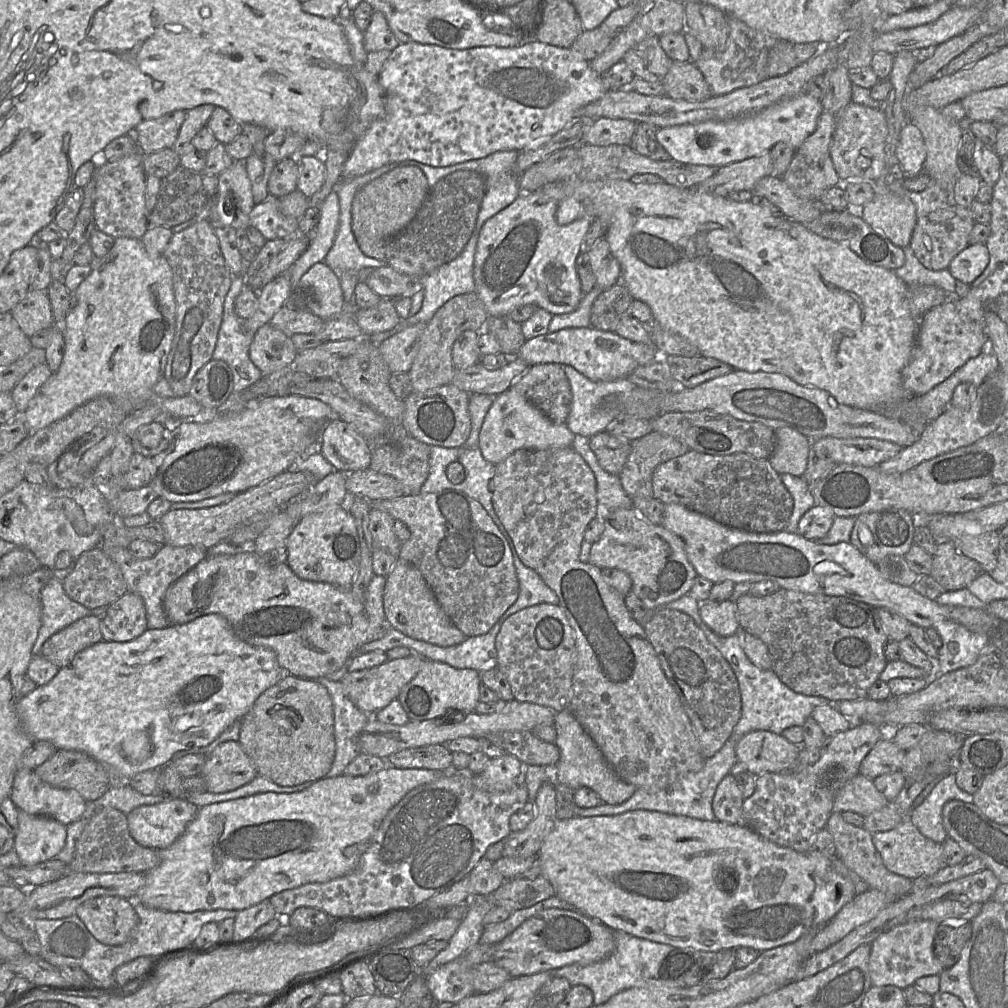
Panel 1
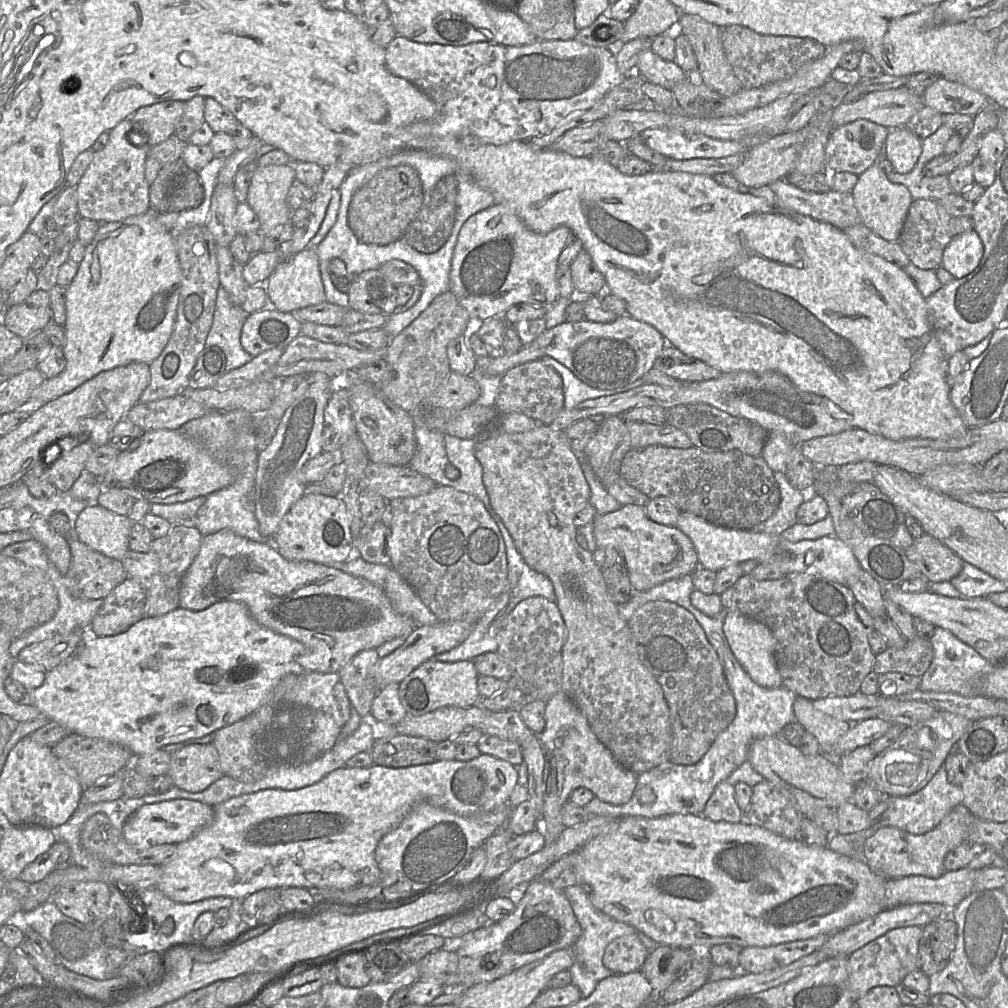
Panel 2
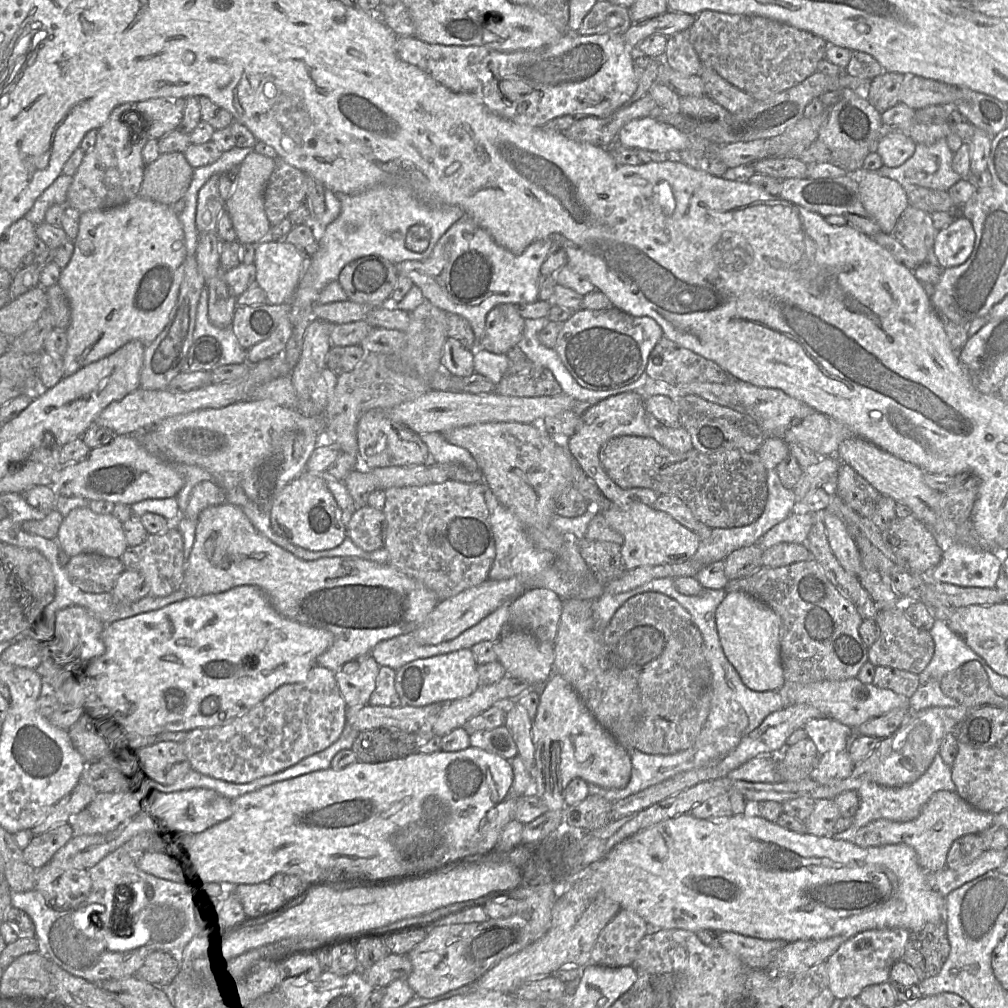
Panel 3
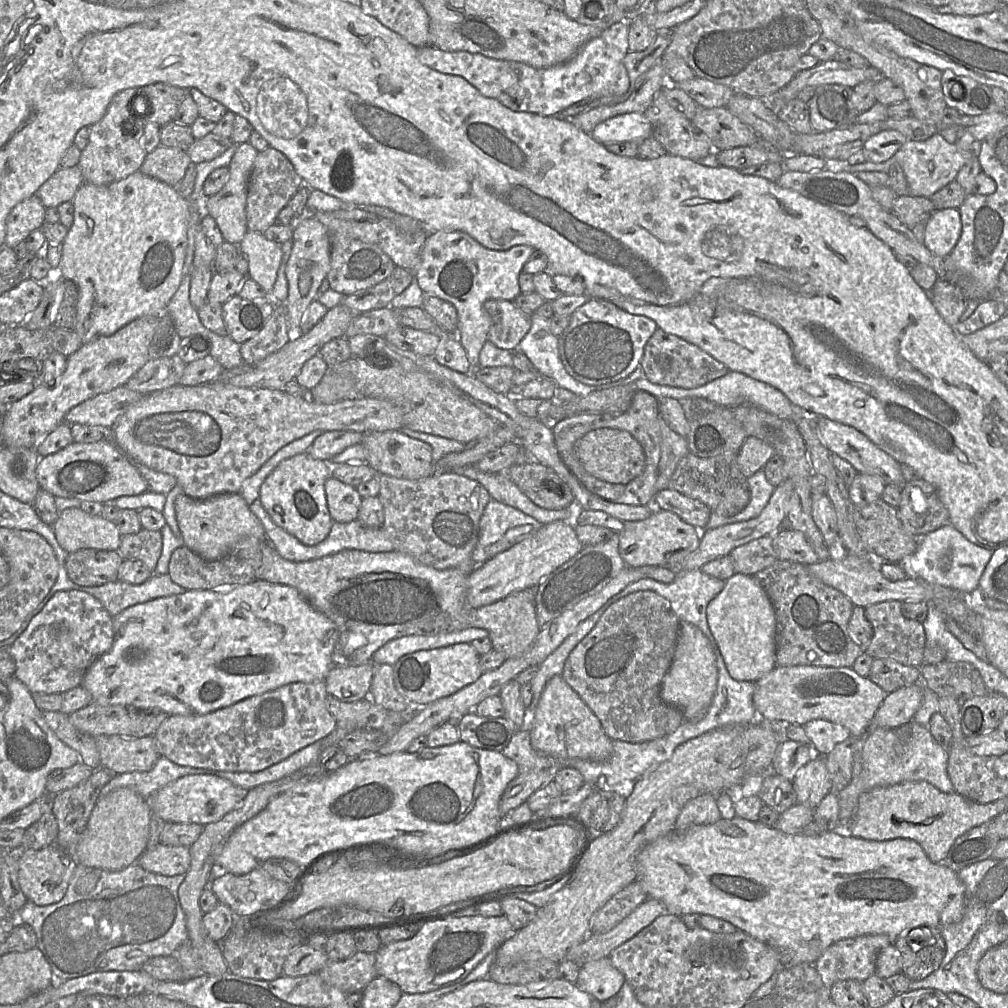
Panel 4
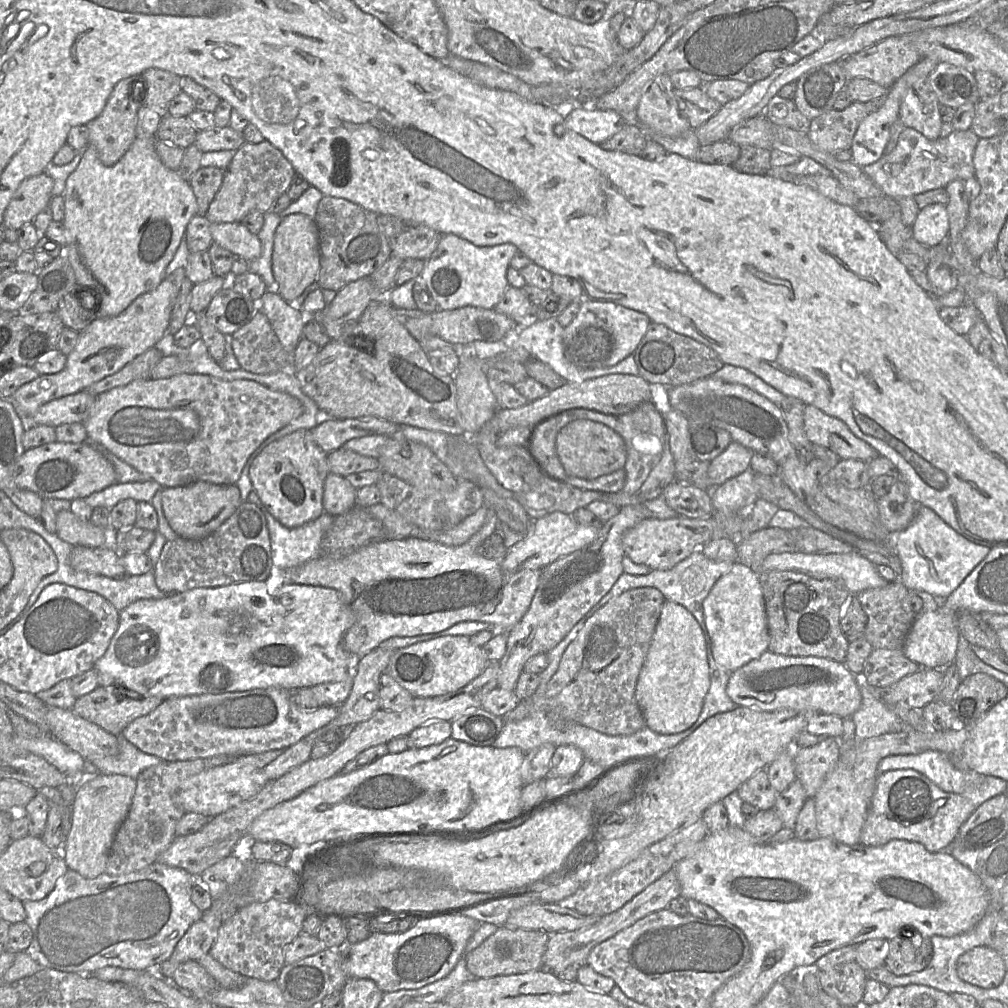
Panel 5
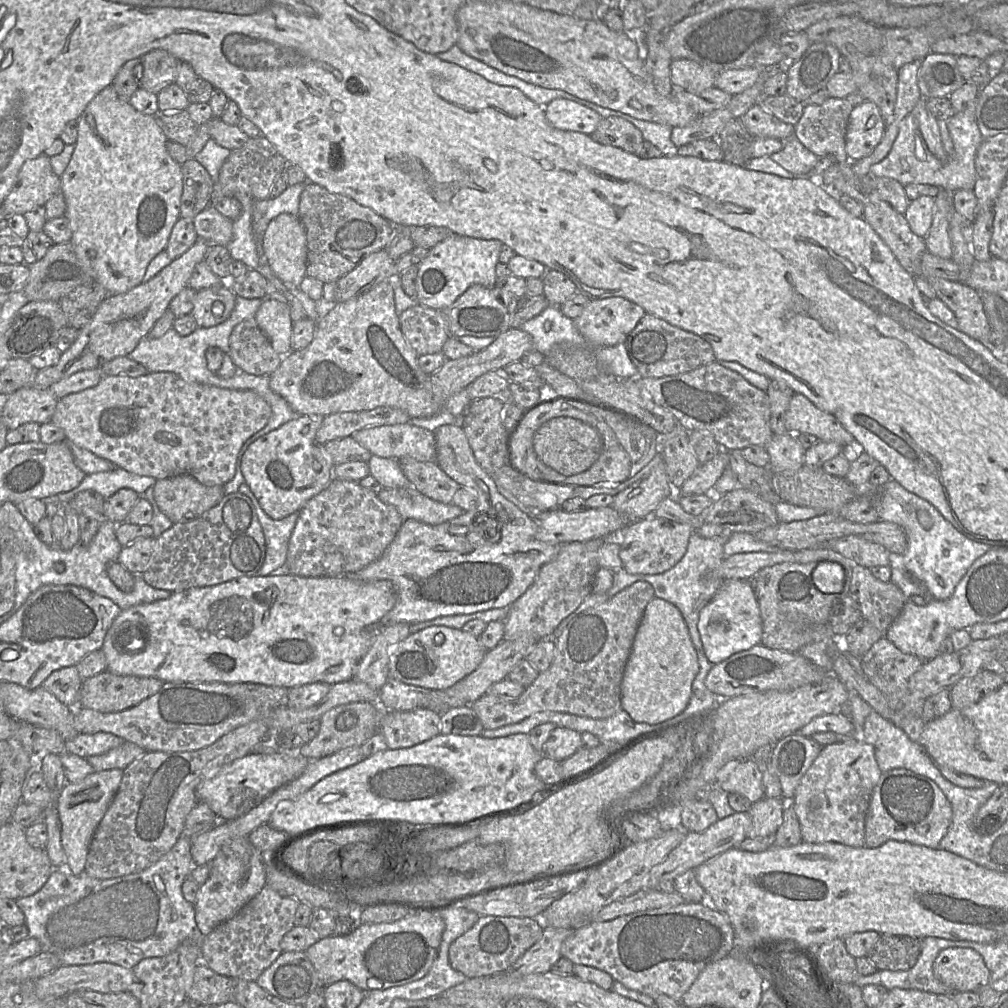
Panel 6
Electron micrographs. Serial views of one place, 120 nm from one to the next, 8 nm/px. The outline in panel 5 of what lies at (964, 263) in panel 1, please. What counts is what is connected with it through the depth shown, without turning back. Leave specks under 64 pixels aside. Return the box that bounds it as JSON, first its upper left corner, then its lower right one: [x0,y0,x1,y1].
[911,204,949,247]

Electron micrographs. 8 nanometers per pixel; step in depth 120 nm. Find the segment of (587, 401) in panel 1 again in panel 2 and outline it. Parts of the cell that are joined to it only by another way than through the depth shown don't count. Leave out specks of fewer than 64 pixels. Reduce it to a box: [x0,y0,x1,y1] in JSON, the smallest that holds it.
[540,355,644,409]

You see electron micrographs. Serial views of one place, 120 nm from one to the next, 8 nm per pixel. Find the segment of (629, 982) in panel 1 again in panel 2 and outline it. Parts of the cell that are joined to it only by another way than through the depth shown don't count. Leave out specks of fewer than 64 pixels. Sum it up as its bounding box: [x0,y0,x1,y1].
[563,883,659,998]

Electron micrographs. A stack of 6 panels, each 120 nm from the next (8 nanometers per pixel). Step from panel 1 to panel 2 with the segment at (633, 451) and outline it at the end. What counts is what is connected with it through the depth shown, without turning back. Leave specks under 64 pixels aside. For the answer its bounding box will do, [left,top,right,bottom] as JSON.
[585,416,693,507]

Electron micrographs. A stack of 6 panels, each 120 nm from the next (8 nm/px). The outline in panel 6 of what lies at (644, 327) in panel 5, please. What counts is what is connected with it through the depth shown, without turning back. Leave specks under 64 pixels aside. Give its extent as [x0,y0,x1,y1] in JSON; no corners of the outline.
[574,296,645,348]

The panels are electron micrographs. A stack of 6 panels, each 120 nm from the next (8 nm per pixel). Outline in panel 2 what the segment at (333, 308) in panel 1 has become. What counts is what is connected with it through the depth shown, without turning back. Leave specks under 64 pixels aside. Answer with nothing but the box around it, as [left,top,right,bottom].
[264,249,326,312]

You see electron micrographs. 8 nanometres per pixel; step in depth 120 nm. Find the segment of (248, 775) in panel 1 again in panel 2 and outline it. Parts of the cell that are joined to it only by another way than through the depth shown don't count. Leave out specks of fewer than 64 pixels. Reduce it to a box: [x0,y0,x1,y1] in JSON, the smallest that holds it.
[167,743,225,792]

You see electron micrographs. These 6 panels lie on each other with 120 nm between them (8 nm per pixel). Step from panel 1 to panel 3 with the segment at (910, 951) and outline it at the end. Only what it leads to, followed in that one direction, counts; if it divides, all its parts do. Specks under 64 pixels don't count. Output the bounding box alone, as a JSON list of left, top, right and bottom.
[826,928,911,999]

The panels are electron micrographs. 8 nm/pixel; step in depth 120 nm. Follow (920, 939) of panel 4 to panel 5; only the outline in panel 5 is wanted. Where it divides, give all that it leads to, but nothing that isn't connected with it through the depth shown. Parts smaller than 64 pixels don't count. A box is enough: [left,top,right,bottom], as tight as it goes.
[884,928,934,976]

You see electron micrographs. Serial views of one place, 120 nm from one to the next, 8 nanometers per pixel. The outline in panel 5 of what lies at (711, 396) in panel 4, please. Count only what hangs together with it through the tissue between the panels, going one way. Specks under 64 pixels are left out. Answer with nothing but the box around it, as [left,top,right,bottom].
[711,364,785,406]

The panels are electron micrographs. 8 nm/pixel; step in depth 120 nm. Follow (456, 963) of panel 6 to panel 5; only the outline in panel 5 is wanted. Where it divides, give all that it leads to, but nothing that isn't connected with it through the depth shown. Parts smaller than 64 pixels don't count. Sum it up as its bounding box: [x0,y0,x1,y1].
[466,925,549,978]

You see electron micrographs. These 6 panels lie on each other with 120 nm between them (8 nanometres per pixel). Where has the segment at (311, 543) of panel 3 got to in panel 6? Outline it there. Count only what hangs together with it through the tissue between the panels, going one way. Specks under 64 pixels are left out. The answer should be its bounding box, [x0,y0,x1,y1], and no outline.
[241,414,333,519]

